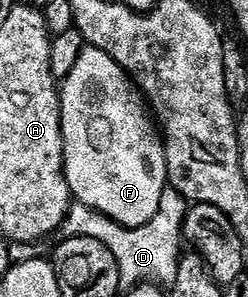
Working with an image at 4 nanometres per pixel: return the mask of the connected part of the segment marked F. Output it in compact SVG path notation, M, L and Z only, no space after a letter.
M85 45L80 52L78 61L72 67L72 72L68 74L60 86L60 97L62 99L62 143L64 144L64 172L68 180L74 202L83 202L88 208L98 210L104 216L116 220L122 226L143 226L156 216L156 208L160 208L160 196L168 189L168 179L166 177L166 143L160 133L160 126L152 117L152 111L142 93L134 84L133 78L127 74L108 52L100 52L100 48Z

